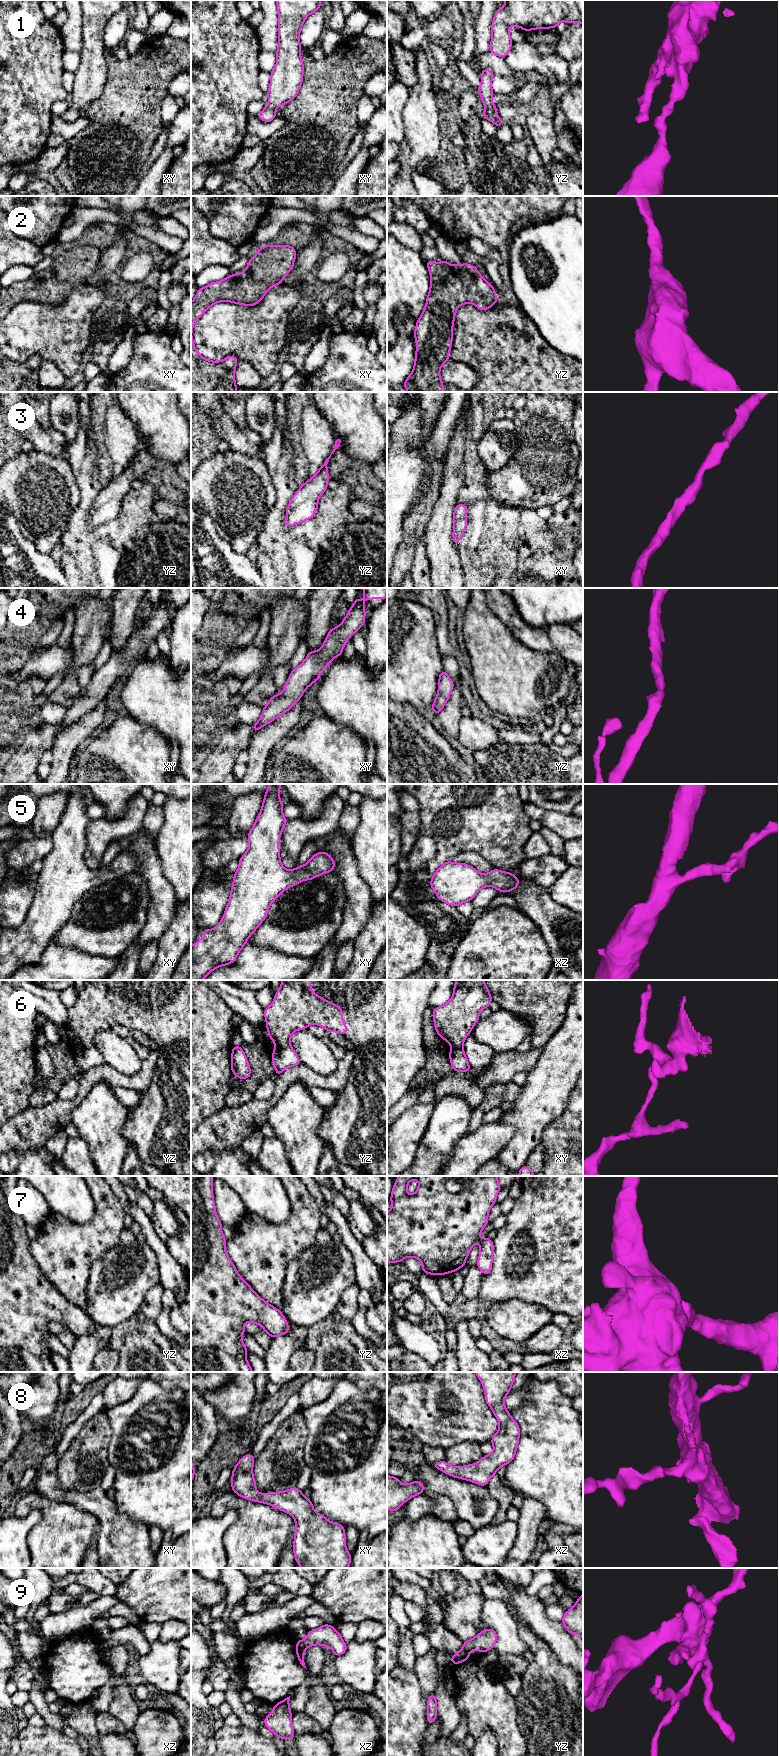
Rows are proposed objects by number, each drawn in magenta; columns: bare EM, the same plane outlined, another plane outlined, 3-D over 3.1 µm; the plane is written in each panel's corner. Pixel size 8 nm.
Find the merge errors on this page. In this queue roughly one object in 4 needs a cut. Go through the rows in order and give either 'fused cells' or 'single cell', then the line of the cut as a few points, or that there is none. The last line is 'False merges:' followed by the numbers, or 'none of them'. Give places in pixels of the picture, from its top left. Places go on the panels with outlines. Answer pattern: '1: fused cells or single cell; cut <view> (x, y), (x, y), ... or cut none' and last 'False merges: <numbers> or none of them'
1: single cell; cut none
2: single cell; cut none
3: single cell; cut none
4: single cell; cut none
5: single cell; cut none
6: fused cells; cut yz (289, 1045), (276, 1047)
7: single cell; cut none
8: single cell; cut none
9: fused cells; cut xz (302, 1640), (306, 1648)
False merges: 6, 9

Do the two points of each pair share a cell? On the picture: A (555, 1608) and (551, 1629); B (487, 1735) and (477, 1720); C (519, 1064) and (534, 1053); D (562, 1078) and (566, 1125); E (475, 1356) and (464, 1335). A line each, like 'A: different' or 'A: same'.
A: different
B: different
C: same
D: different
E: same

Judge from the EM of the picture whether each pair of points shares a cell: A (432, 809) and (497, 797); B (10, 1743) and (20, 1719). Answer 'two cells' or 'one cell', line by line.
A: one cell
B: one cell

